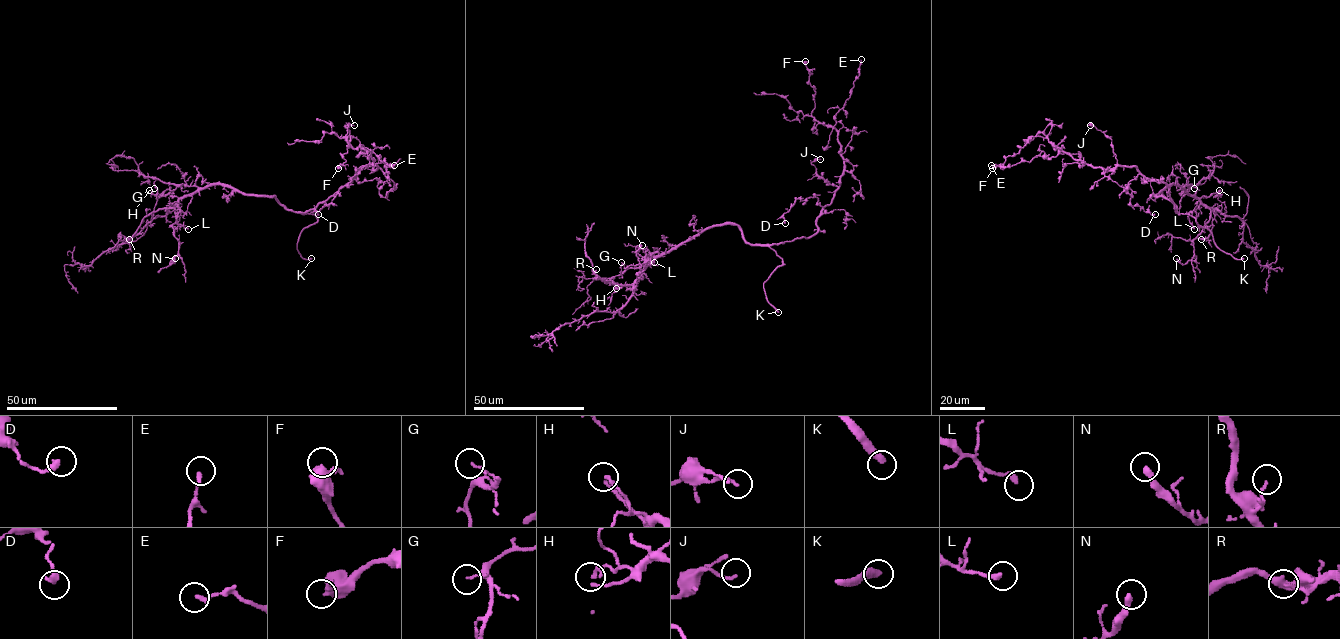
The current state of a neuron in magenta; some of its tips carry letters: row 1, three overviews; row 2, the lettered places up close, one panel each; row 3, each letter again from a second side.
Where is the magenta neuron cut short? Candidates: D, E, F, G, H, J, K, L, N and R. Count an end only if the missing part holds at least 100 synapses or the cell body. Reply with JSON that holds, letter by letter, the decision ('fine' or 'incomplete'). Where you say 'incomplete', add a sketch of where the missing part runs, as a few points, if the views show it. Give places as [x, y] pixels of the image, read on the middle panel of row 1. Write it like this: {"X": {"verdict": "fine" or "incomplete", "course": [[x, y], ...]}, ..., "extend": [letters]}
{"D": {"verdict": "fine"}, "E": {"verdict": "fine"}, "F": {"verdict": "fine"}, "G": {"verdict": "fine"}, "H": {"verdict": "fine"}, "J": {"verdict": "fine"}, "K": {"verdict": "incomplete", "course": [[778, 312], [797, 321], [811, 341], [843, 364]]}, "L": {"verdict": "fine"}, "N": {"verdict": "fine"}, "R": {"verdict": "fine"}, "extend": ["K"]}

